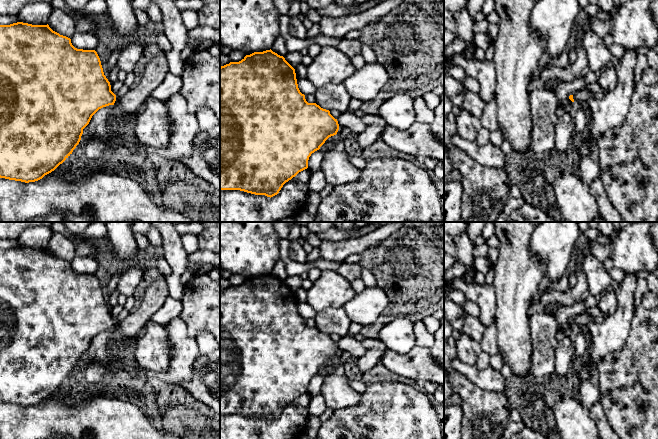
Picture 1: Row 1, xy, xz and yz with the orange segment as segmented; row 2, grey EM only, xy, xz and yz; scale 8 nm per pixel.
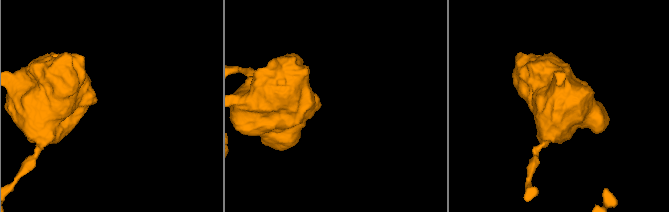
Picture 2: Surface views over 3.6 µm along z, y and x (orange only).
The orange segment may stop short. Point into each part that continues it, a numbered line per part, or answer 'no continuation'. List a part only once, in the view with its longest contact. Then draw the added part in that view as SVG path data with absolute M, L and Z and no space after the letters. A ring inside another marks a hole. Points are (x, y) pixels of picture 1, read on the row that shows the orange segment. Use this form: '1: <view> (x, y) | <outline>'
no continuation

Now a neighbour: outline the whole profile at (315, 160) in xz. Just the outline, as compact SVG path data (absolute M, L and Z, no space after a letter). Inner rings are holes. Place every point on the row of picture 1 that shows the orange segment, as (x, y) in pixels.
M320 149L311 154L308 160L308 170L311 173L317 172L321 169L321 164L323 162L325 153Z

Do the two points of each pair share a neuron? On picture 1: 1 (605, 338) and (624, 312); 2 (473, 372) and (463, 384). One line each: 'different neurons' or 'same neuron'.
1: same neuron
2: different neurons

